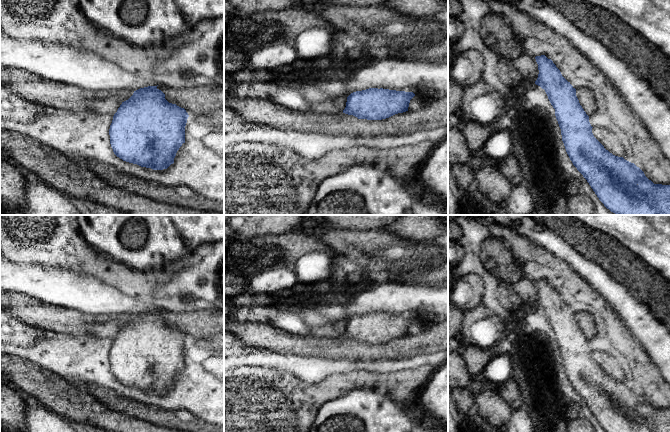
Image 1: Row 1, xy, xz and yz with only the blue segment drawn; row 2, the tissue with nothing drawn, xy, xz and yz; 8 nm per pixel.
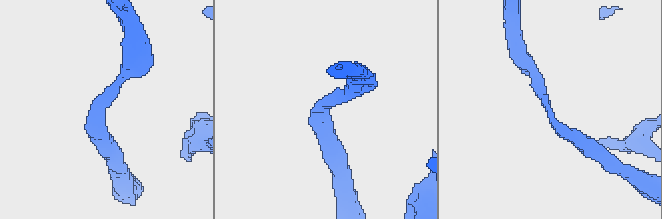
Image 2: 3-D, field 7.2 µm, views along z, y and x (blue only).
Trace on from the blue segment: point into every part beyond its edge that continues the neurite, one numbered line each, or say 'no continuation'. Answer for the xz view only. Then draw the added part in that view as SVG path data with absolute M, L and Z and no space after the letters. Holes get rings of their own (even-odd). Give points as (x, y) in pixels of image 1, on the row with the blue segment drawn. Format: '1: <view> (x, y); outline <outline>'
no continuation

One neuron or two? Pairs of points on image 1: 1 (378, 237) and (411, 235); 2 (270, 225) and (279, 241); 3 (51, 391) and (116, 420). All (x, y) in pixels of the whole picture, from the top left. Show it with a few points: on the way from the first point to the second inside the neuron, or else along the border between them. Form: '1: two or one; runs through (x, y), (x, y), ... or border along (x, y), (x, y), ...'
1: two; border along (382, 228), (399, 237)
2: two; border along (293, 230), (287, 233), (256, 235), (252, 238)
3: one; runs through (67, 399), (100, 415)

